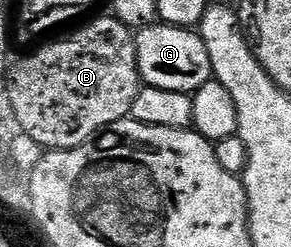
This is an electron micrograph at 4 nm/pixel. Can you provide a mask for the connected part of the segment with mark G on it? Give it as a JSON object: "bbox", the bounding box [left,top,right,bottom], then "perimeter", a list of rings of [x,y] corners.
{"bbox":[135,23,214,95],"perimeter":[[[158,23],[146,29],[136,30],[135,40],[137,66],[142,82],[148,88],[192,95],[199,87],[214,80],[211,55],[207,55],[207,43],[203,43],[200,32],[183,25]]]}

